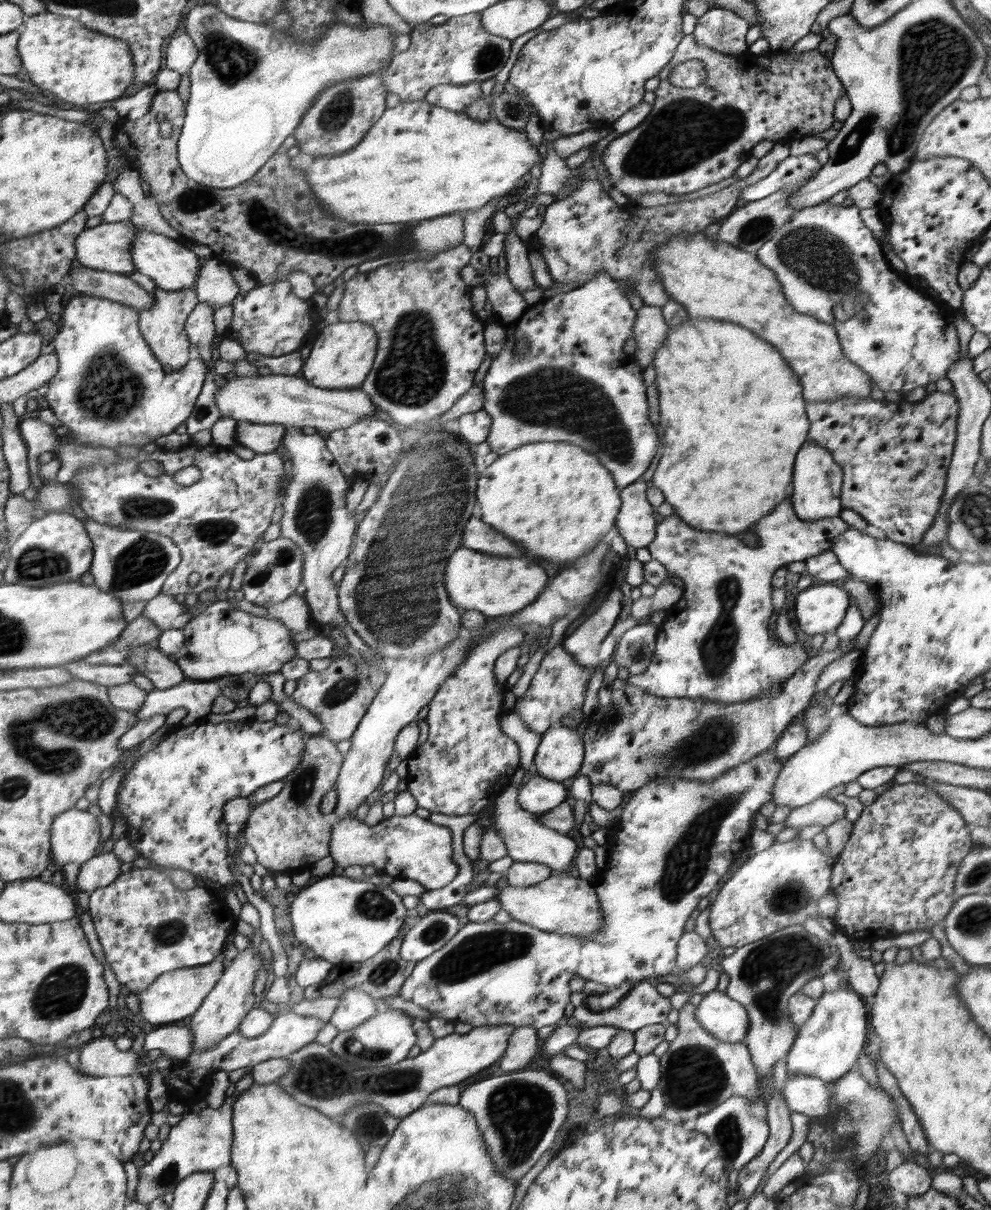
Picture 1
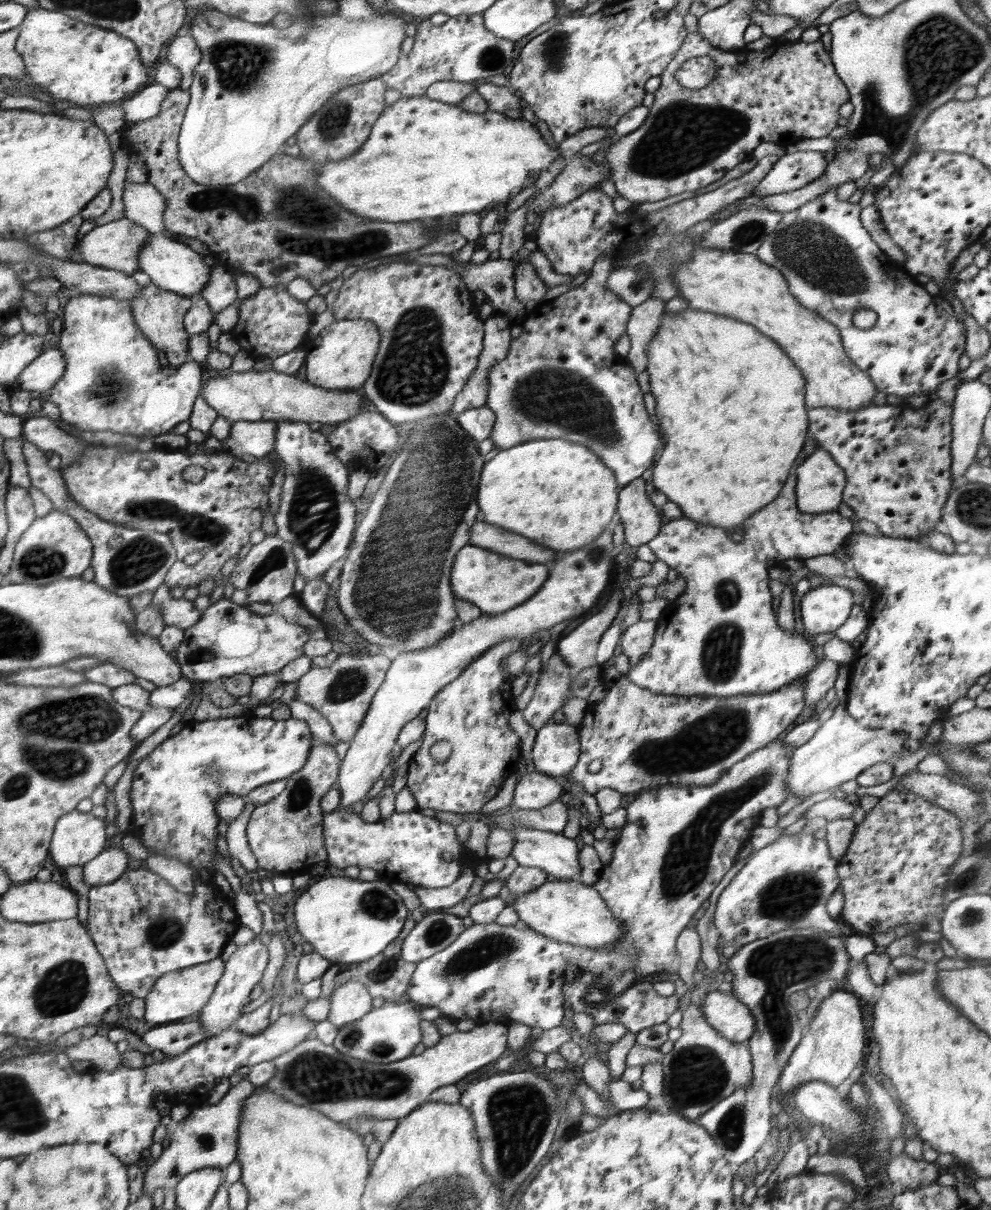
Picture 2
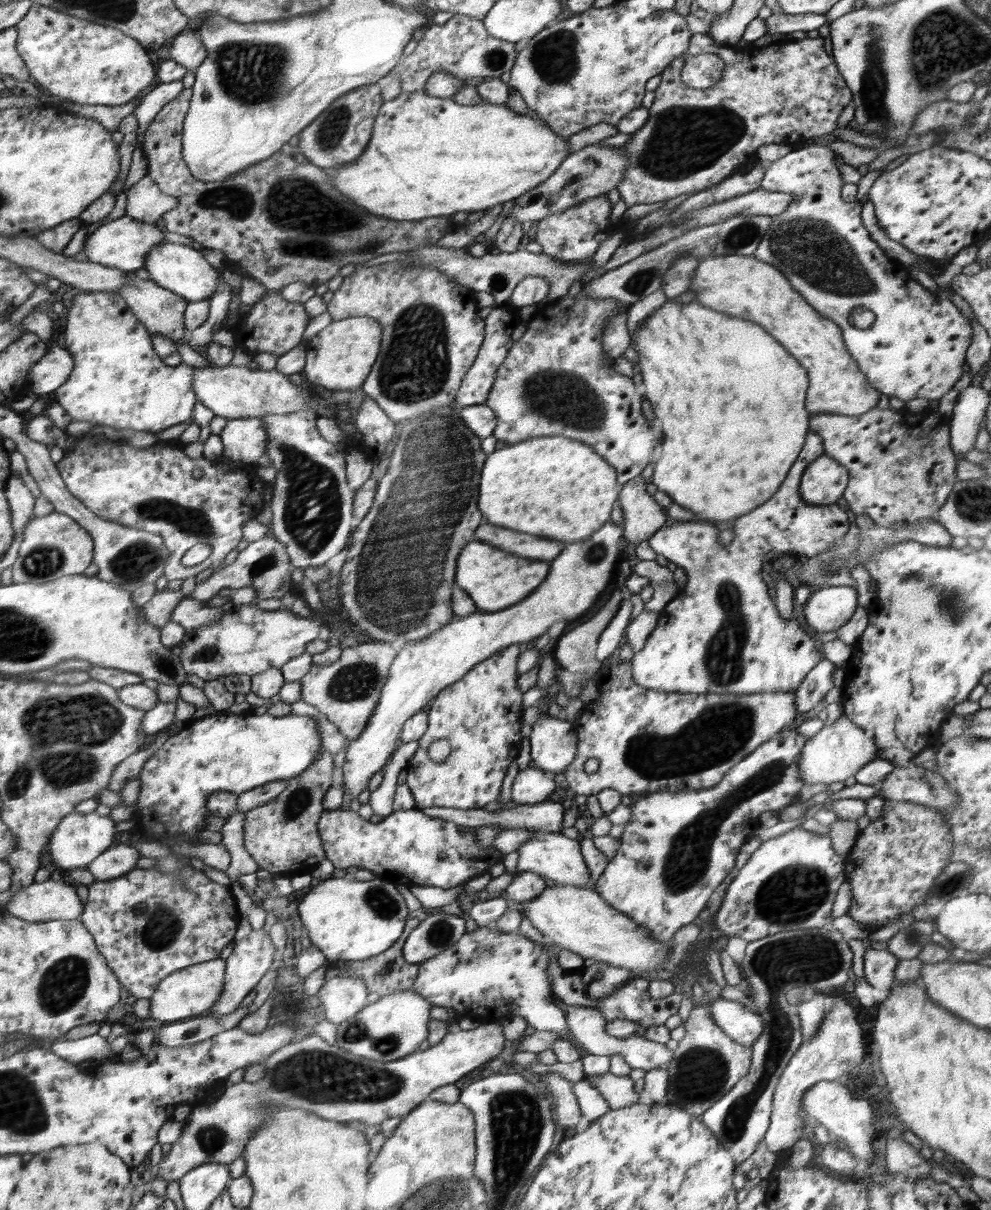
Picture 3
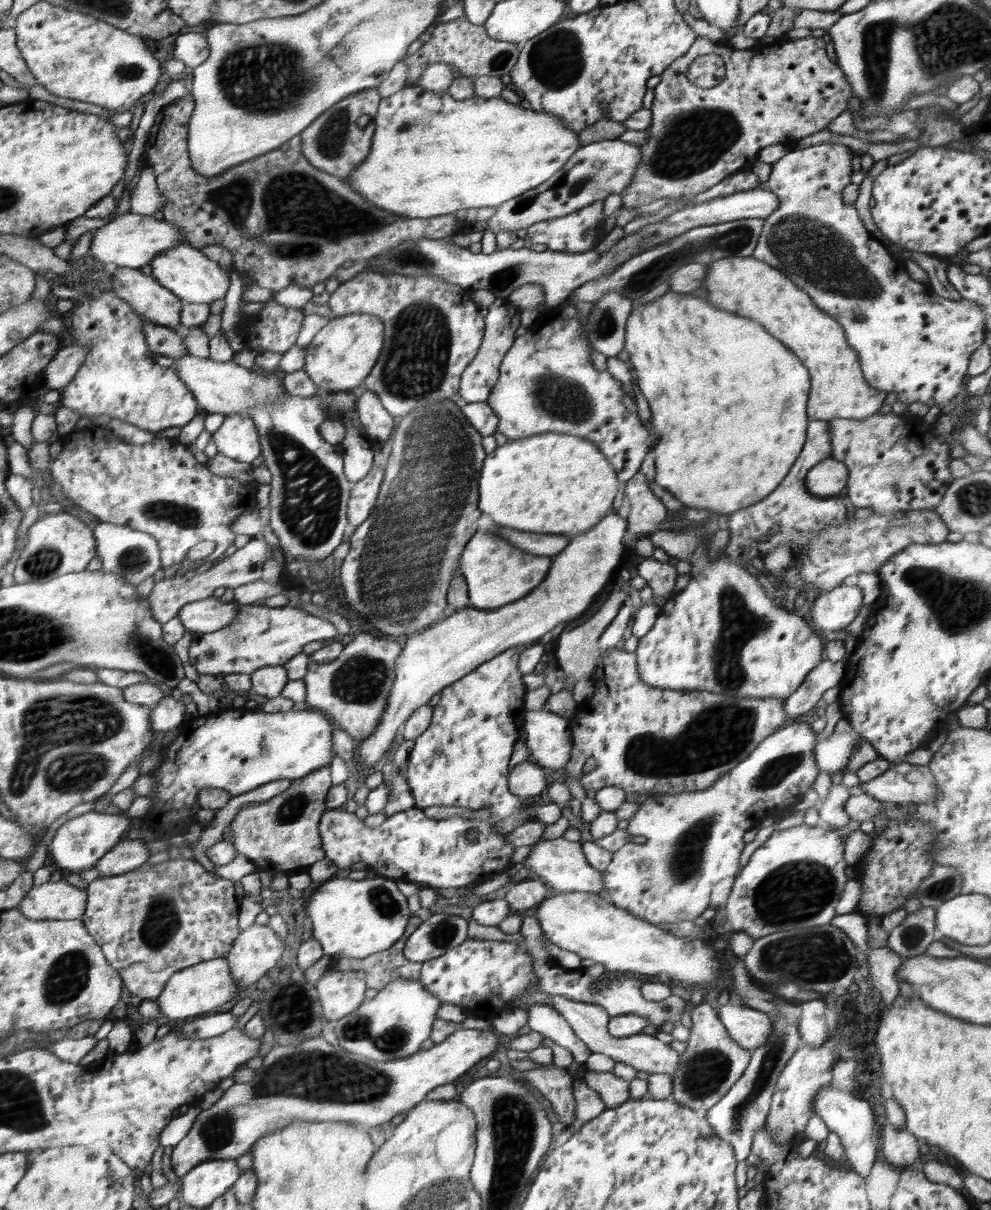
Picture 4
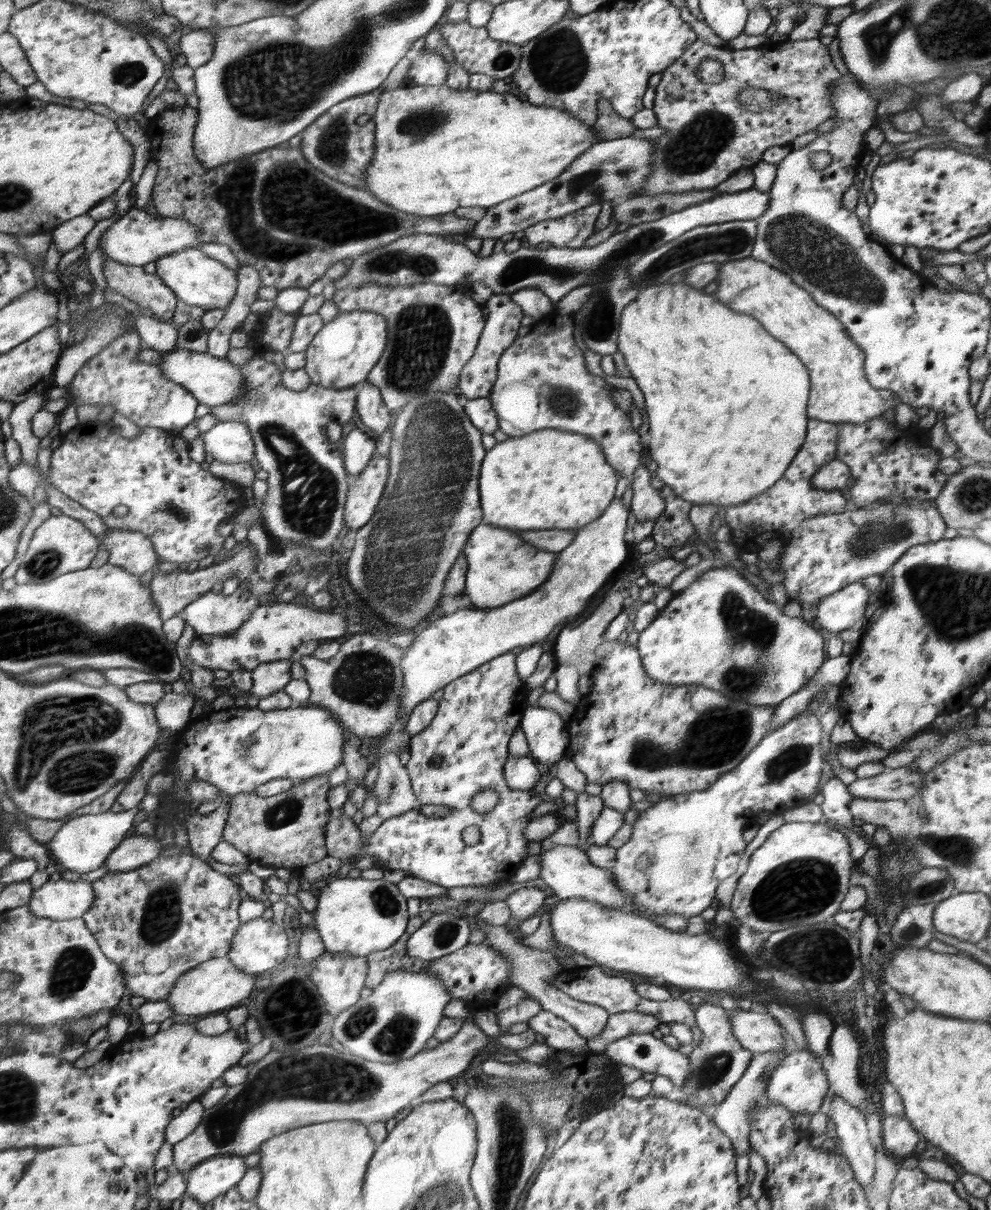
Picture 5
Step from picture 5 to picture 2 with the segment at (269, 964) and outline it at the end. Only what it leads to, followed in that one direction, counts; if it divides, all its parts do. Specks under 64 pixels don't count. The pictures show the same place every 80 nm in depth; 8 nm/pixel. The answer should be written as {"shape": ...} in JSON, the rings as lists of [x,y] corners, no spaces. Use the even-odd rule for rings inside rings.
{"shape":[[[258,936],[252,937],[244,946],[238,946],[235,953],[232,953],[228,961],[225,962],[224,976],[218,982],[211,1000],[206,1004],[204,1010],[198,1013],[197,1021],[201,1022],[201,1026],[203,1026],[205,1038],[217,1036],[231,1028],[232,1024],[236,1024],[245,1006],[251,1001],[252,988],[260,982],[266,964],[268,964],[268,948]]]}

